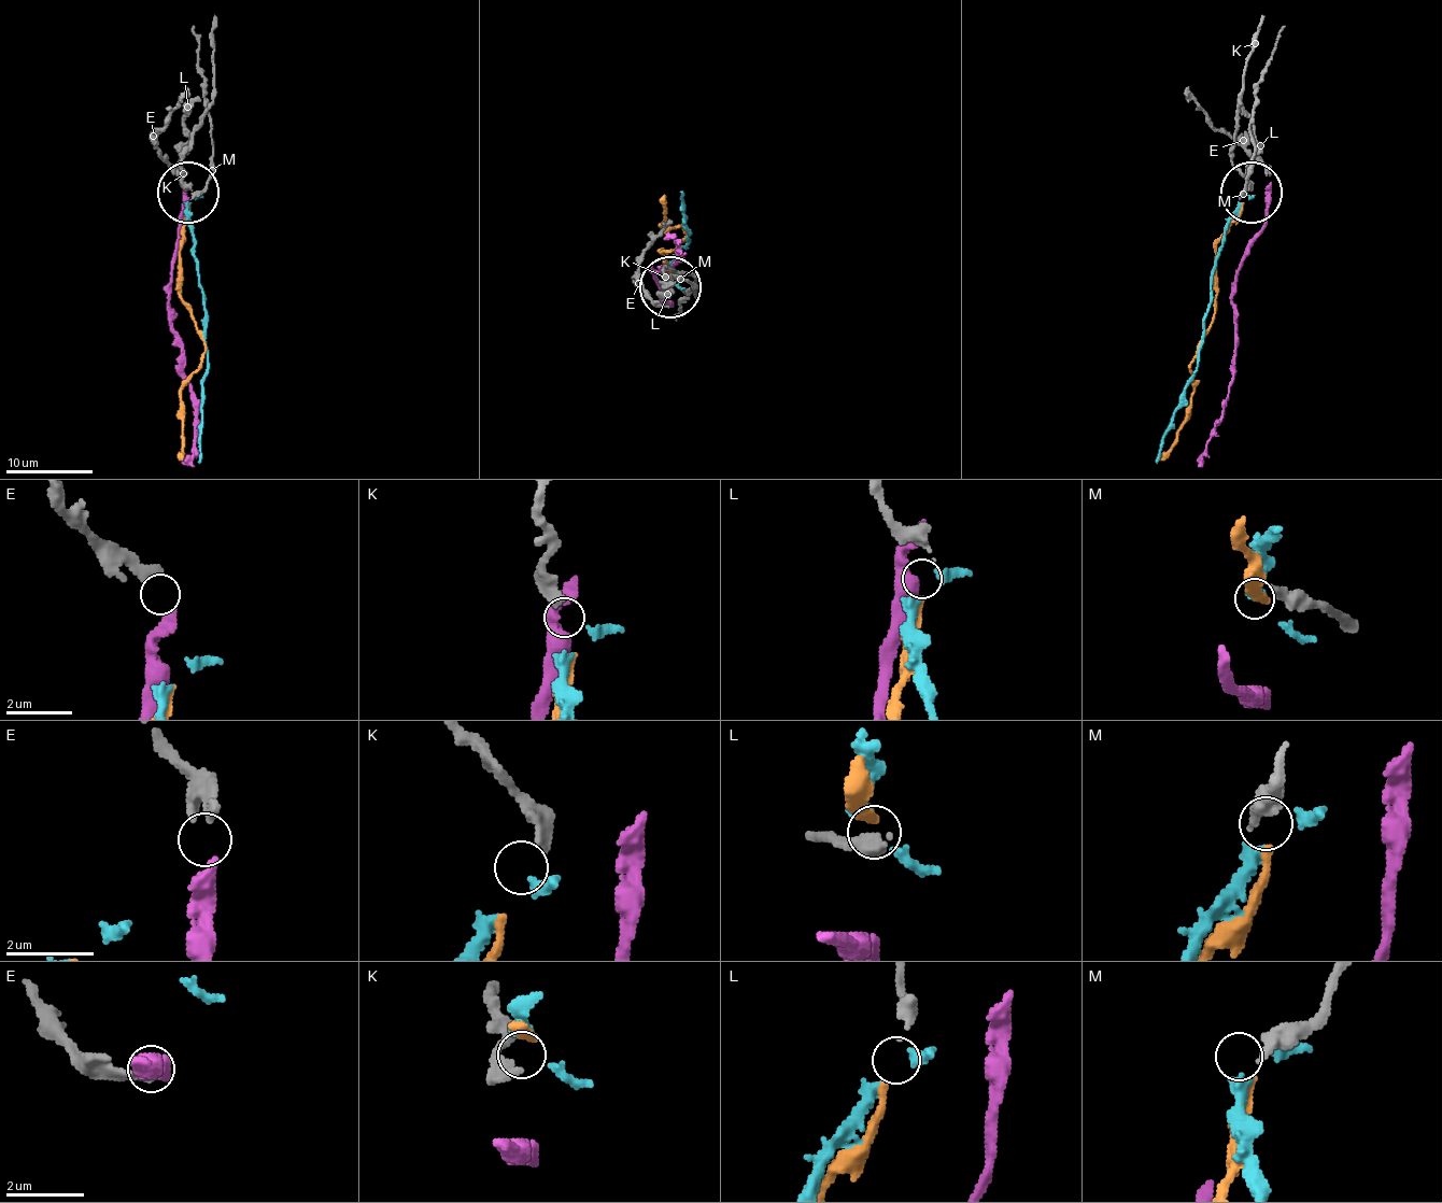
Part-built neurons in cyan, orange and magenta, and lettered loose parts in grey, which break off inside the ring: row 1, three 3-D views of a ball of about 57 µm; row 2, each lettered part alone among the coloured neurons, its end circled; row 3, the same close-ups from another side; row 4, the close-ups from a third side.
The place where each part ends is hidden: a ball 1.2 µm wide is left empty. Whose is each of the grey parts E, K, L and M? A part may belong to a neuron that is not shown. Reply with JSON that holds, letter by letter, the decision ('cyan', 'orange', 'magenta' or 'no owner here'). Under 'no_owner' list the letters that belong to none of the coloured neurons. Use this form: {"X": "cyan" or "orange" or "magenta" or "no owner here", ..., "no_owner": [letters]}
{"E": "magenta", "K": "cyan", "L": "orange", "M": "no owner here", "no_owner": ["M"]}

